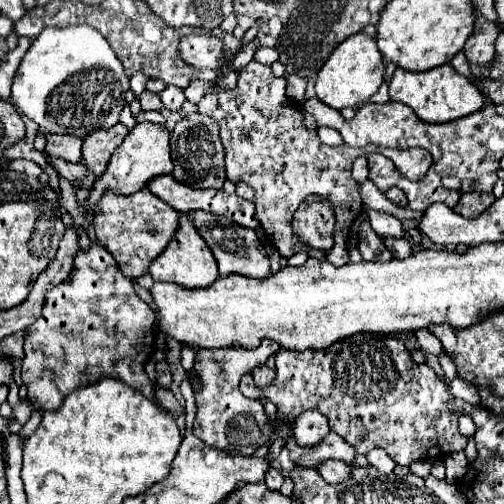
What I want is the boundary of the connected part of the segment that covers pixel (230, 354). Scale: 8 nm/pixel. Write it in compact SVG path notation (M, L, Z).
M265 339L255 349L221 349L209 351L199 349L195 359L195 373L189 375L191 385L195 389L197 399L197 415L193 423L193 433L207 445L227 451L229 455L251 457L255 449L265 445L273 435L271 419L267 417L263 405L259 401L243 397L239 391L239 379L245 373L251 373L257 365L263 365L271 355L275 355L281 347Z

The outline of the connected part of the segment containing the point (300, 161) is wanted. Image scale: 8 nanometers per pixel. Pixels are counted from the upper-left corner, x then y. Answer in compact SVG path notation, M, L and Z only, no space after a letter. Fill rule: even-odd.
M255 59L239 73L235 89L219 89L207 93L197 109L203 115L213 117L221 129L221 141L225 147L227 179L231 183L247 183L257 195L257 219L281 257L291 257L299 249L315 259L325 259L333 265L345 265L349 261L347 237L349 227L361 213L359 183L351 177L351 165L355 157L365 155L365 149L349 145L329 147L319 141L317 131L307 129L303 121L301 105L295 105L287 93L287 81L275 77L269 65L261 65ZM309 195L329 199L337 215L335 247L331 251L317 251L303 245L291 231L291 219L295 209Z

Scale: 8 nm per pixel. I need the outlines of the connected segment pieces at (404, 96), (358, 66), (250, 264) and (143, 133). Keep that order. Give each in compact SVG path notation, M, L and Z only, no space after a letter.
M449 63L421 71L421 73L411 73L411 71L401 71L397 69L393 73L393 79L389 83L389 97L391 101L401 101L409 105L415 115L427 123L447 123L455 121L461 117L467 117L483 107L483 97L475 85L463 75L459 75Z
M355 33L335 47L335 51L331 53L331 57L317 75L315 91L319 101L333 109L339 111L345 107L357 109L363 103L367 103L371 95L377 93L377 89L383 83L383 77L385 77L385 61L377 49L375 39L371 39L367 33Z
M205 211L189 213L189 219L197 225L199 233L203 235L203 239L209 245L209 249L213 251L213 255L217 259L217 265L219 265L219 275L221 277L227 277L231 273L247 275L247 277L253 277L253 279L267 279L267 277L271 277L269 257L267 257L265 247L261 245L261 241L259 241L255 231L237 225L237 223L229 221L227 217L211 215L211 213L205 213Z
M137 123L135 129L129 131L125 141L115 149L107 171L95 181L87 203L91 205L91 211L93 211L95 203L101 199L105 191L113 191L119 195L131 195L135 191L145 189L151 179L159 175L171 175L171 171L173 171L173 161L169 153L169 131L163 125Z

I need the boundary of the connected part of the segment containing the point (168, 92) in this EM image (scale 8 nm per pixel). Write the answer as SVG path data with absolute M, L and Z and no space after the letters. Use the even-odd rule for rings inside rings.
M169 85L169 87L165 87L161 91L161 101L163 101L163 107L167 107L171 111L176 111L185 101L184 90Z

